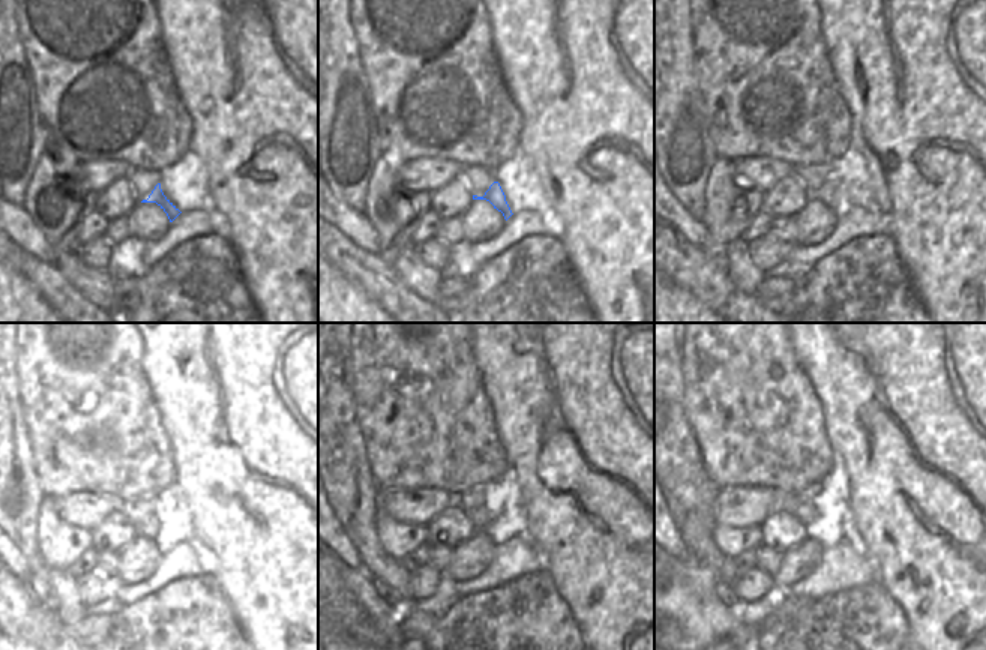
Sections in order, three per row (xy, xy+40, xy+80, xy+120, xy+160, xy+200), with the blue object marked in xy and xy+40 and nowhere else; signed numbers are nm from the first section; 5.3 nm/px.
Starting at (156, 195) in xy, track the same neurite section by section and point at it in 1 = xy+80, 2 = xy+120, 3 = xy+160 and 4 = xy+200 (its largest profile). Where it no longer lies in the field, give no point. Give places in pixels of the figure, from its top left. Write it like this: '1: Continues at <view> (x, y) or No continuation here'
1: Continues at xy+80 (824, 194)
2: Continues at xy+120 (150, 527)
3: Continues at xy+160 (477, 517)
4: Continues at xy+200 (782, 500)

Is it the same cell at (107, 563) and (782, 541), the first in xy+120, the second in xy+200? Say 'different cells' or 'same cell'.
different cells

